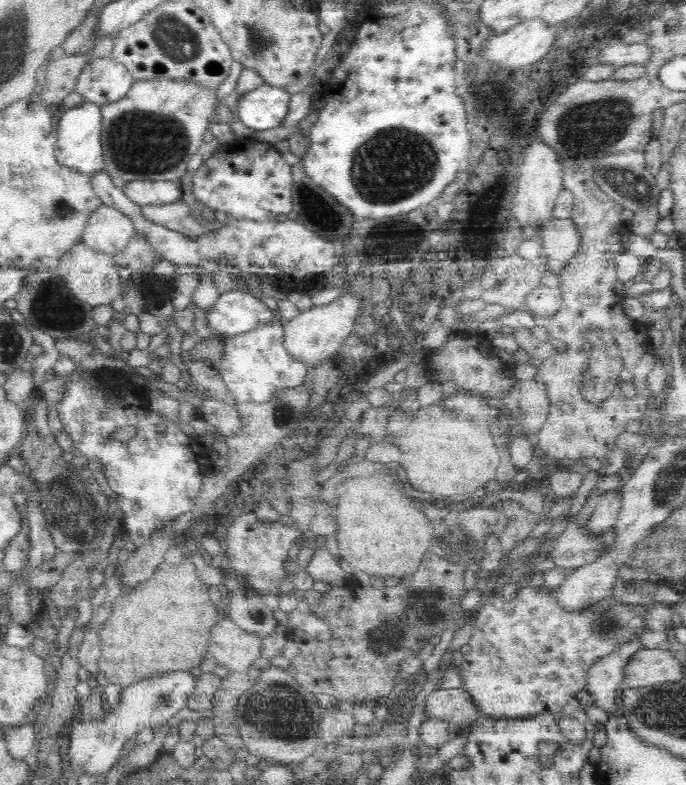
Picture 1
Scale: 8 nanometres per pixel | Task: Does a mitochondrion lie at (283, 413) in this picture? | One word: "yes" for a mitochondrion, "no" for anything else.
yes

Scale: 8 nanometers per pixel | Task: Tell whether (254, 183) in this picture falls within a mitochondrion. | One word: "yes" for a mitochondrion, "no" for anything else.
no

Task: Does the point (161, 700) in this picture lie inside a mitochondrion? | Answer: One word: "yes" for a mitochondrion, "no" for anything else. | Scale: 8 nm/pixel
yes

